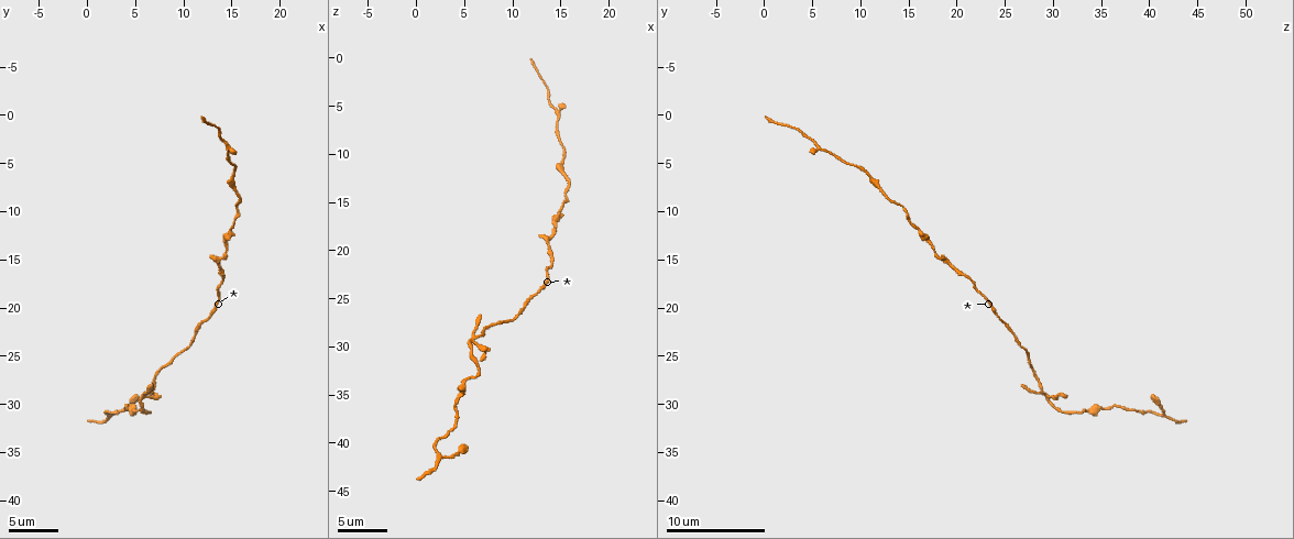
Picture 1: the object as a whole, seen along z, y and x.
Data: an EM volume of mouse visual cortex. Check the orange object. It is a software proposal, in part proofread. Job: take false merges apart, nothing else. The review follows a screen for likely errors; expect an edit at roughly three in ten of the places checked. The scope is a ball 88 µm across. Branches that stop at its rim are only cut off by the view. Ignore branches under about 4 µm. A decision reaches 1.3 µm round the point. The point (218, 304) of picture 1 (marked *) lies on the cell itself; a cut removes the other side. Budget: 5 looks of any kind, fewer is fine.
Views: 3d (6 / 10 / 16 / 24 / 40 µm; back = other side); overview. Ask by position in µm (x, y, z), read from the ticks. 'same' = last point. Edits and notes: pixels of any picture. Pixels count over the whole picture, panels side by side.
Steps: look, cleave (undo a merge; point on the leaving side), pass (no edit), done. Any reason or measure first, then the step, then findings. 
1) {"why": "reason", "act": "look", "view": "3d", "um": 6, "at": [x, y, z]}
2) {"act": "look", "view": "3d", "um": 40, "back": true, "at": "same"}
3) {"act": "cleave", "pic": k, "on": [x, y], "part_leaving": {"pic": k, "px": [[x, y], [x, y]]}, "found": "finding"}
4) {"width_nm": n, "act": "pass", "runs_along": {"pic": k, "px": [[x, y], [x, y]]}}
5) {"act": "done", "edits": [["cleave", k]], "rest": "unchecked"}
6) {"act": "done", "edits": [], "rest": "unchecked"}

{"why": "thick turns thin", "act": "look", "view": "3d", "um": 10, "at": [14.0, 2.2, 4.6]}

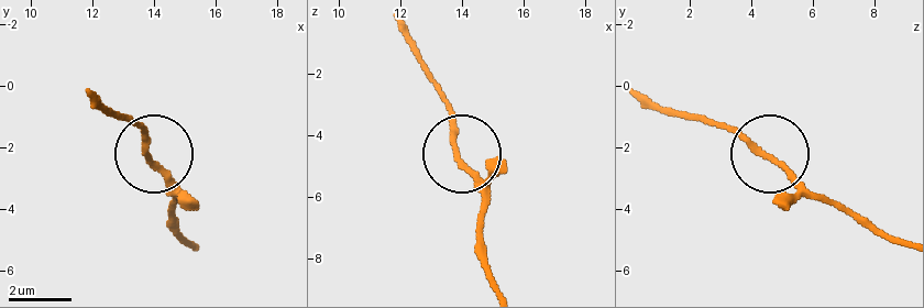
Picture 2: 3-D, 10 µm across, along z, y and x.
{"act": "pass", "runs_along": {"pic": 2, "px": [[498, 288], [480, 241], [480, 185], [459, 154], [443, 94]]}, "found": "continuous, no second cell"}

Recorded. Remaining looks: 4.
{"why": "calibre changes", "act": "look", "view": "3d", "um": 6, "at": [15.2, 11.8, 16.0]}

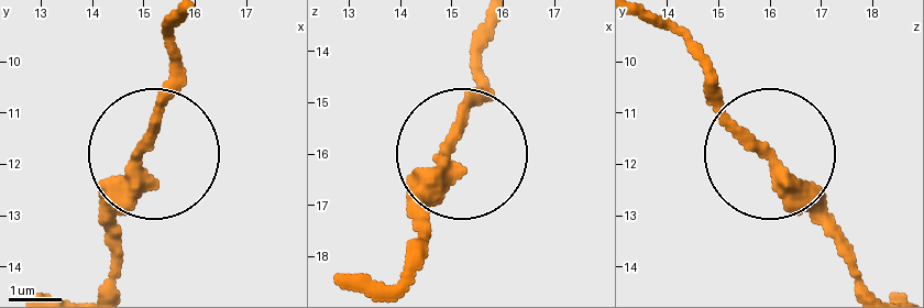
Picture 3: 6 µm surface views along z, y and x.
{"act": "pass", "runs_along": {"pic": 3, "px": [[408, 252], [421, 186], [483, 73]]}, "found": "all the same cell"}

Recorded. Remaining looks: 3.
{"why": "four or more arms meet", "act": "look", "view": "3d", "um": 16, "at": [6.0, 29.2, 29.8]}

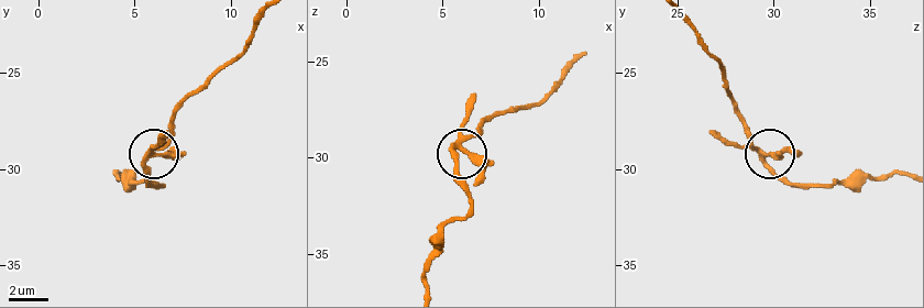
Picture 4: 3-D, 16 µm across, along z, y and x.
{"arms": 4, "act": "pass", "runs_along": {"pic": 4, "px": [[578, 58], [543, 97], [470, 136], [463, 150], [475, 185]]}, "found": "one cell here"}

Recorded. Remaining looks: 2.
{"act": "done", "edits": [], "rest": "unchecked"}

